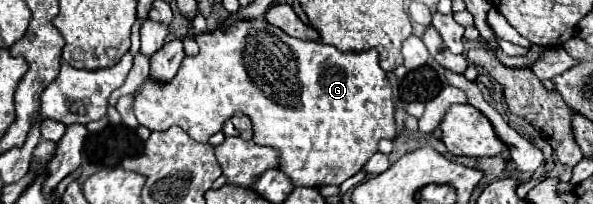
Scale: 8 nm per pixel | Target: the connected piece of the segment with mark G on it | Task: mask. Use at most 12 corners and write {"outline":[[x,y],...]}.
{"outline":[[266,20],[196,36],[134,114],[198,142],[236,112],[294,186],[394,140],[378,52]]}

